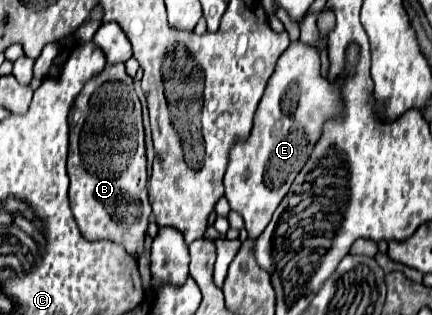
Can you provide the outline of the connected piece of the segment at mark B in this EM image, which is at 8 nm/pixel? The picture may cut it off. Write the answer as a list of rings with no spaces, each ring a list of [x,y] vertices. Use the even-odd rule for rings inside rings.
[[[108,64],[78,94],[70,110],[70,208],[86,240],[112,240],[140,258],[150,222],[142,108],[124,64]]]

